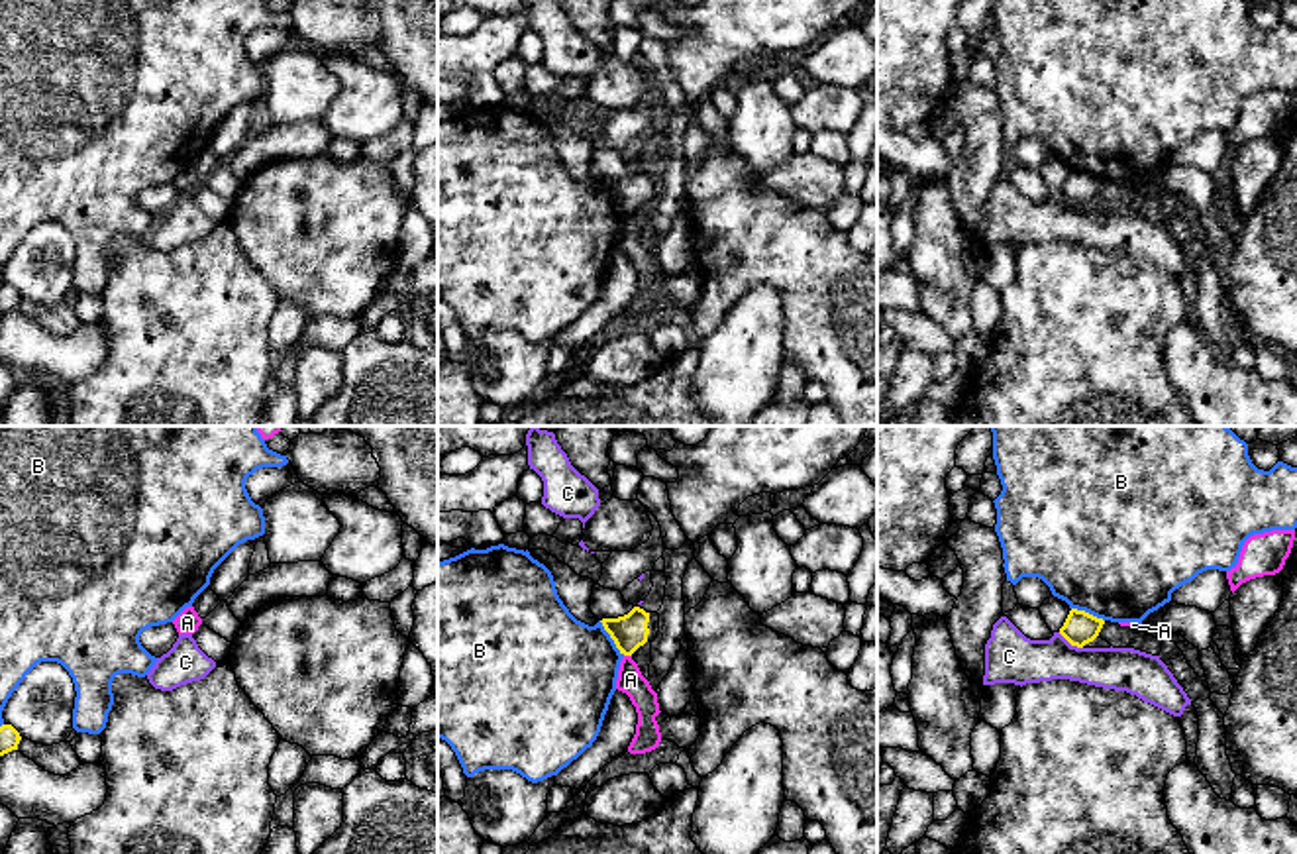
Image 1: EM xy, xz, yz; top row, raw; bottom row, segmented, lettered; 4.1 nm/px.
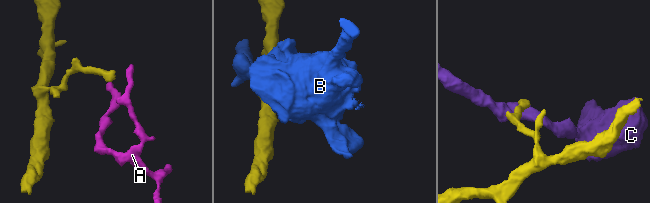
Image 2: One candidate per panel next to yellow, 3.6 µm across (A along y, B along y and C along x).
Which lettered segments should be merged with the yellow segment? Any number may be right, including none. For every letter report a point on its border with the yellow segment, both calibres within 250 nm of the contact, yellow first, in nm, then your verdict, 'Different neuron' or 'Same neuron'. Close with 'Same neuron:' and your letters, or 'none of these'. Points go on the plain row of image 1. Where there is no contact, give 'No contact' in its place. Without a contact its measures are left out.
A: Touches yellow at xz (628, 214). Thickness 140 nm (yellow) against 110 nm. Different neuron
B: Touches yellow at xz (611, 197). Thickness 140 nm (yellow) against 440 nm. Different neuron
C: Touches yellow at yz (1070, 203). Thickness 140 nm (yellow) against 200 nm. Different neuron
Same neuron: none of these

